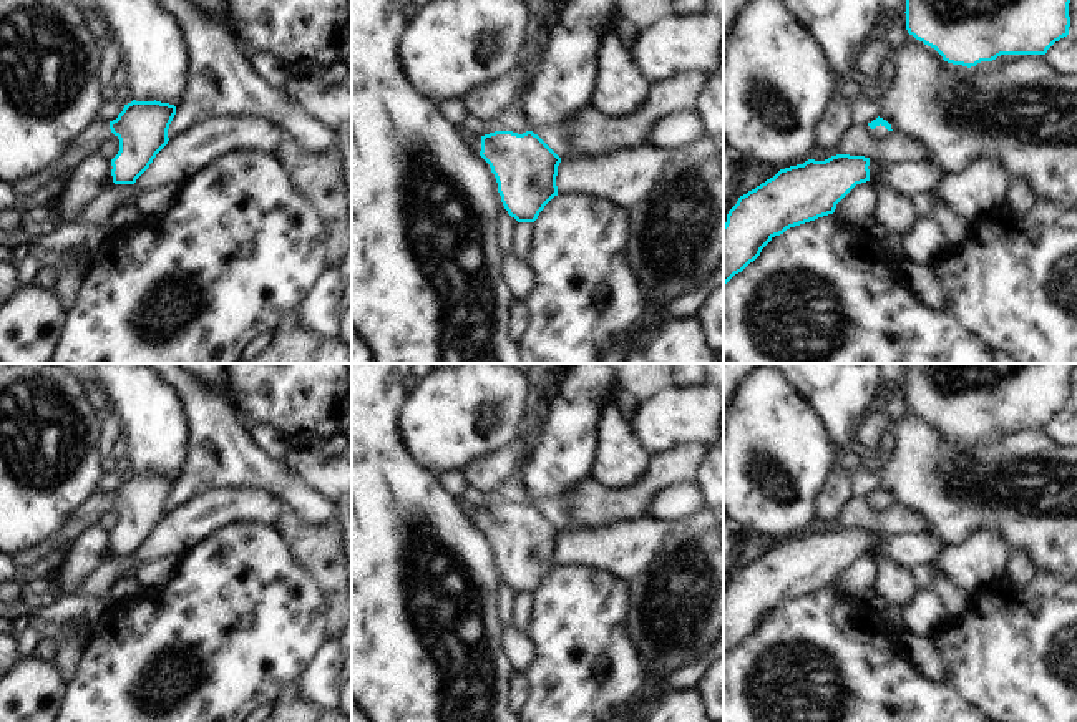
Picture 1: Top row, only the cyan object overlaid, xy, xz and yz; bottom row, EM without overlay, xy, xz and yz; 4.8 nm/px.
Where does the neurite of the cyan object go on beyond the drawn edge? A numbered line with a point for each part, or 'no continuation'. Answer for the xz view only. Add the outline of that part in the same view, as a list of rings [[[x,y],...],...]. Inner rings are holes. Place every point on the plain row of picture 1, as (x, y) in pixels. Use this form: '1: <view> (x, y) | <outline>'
1: xz (473, 512) | [[[463,495],[458,496],[461,510],[475,521],[481,523],[481,506],[471,505]]]

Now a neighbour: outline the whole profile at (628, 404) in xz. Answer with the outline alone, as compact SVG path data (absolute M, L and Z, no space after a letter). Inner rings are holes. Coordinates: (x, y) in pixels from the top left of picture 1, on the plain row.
M619 388L616 395L614 407L622 413L622 417L634 425L636 413L639 410L641 400L637 400L626 388Z

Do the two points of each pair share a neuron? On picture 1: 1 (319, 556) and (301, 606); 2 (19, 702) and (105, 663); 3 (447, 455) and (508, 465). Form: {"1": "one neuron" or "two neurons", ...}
{"1": "two neurons", "2": "two neurons", "3": "two neurons"}

